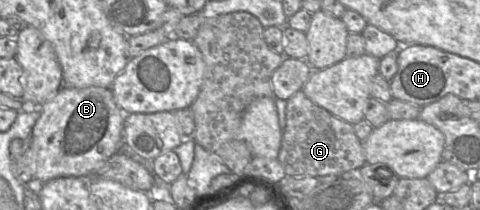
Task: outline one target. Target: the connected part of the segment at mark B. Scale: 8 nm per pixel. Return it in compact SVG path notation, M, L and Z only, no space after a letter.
M110 87L62 88L40 108L40 116L30 135L30 148L36 155L35 187L59 177L88 177L111 156L119 153L123 145L126 114L116 104Z

